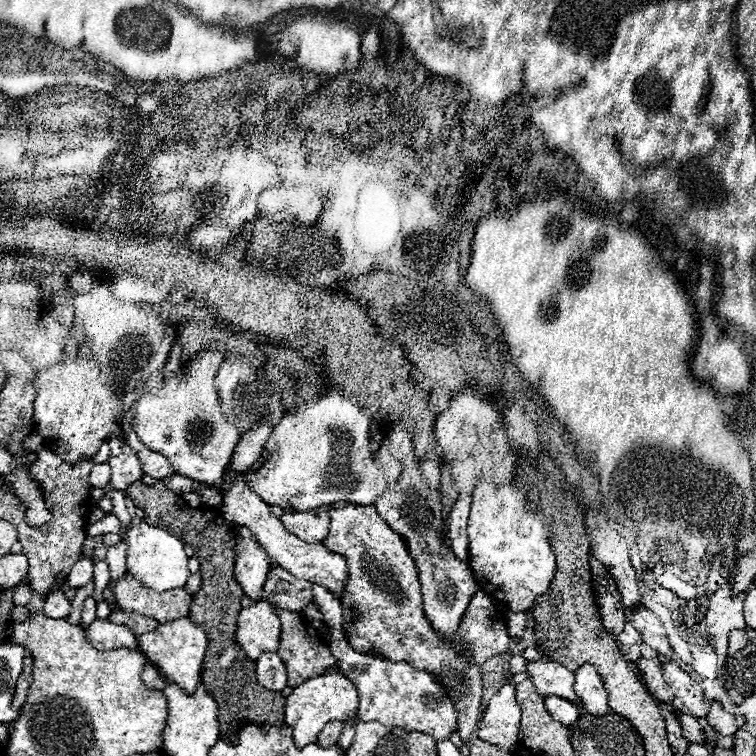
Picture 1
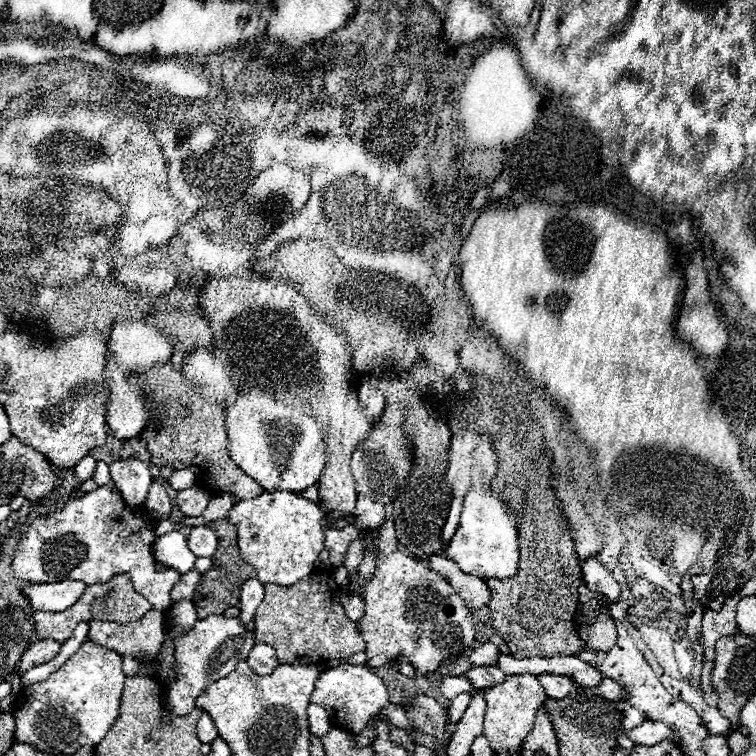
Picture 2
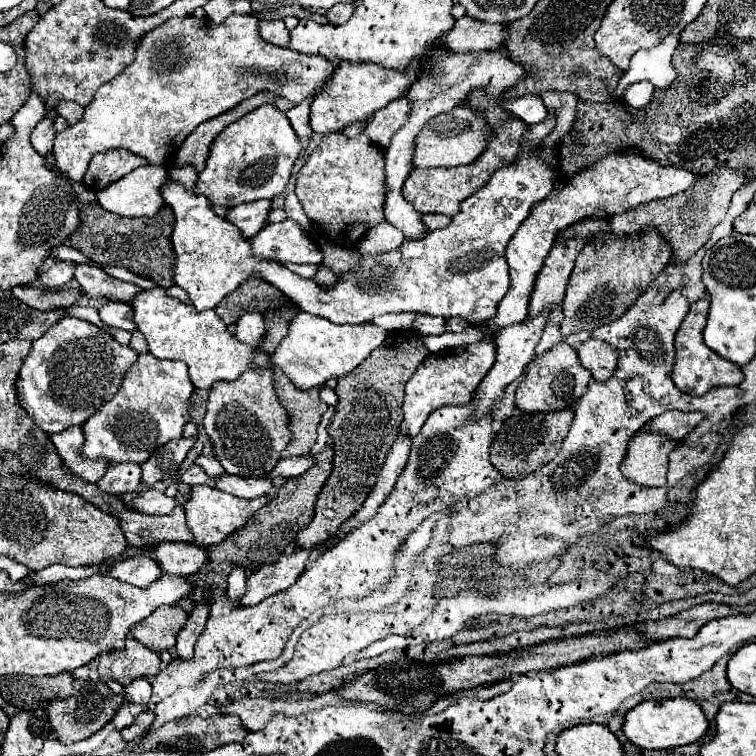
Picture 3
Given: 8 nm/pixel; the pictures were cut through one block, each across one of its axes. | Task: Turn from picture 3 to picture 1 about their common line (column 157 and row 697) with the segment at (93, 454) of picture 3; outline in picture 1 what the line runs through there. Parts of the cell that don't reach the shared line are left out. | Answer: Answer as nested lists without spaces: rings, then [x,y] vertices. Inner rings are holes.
[[[314,586],[314,598],[322,608],[324,622],[330,628],[330,648],[334,656],[338,656],[340,672],[352,680],[358,692],[358,712],[356,718],[362,720],[378,720],[382,724],[394,724],[404,728],[406,732],[422,732],[434,738],[434,742],[450,740],[452,732],[458,730],[458,714],[448,698],[446,690],[434,680],[434,676],[426,670],[416,670],[408,662],[390,662],[390,660],[376,660],[370,662],[368,656],[354,652],[346,646],[344,630],[342,630],[342,604],[322,586]]]

